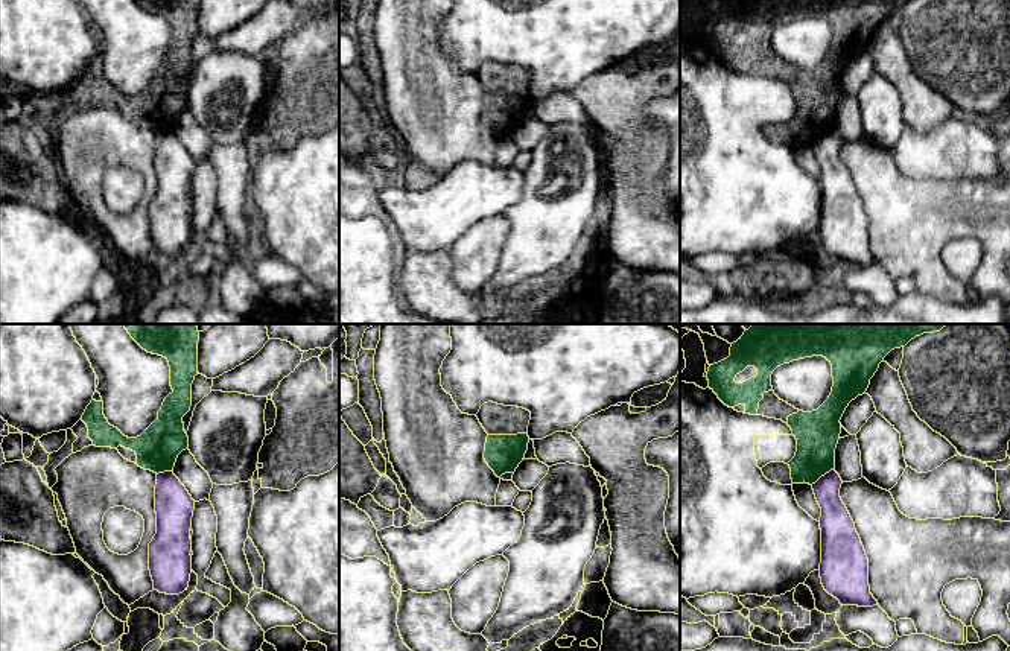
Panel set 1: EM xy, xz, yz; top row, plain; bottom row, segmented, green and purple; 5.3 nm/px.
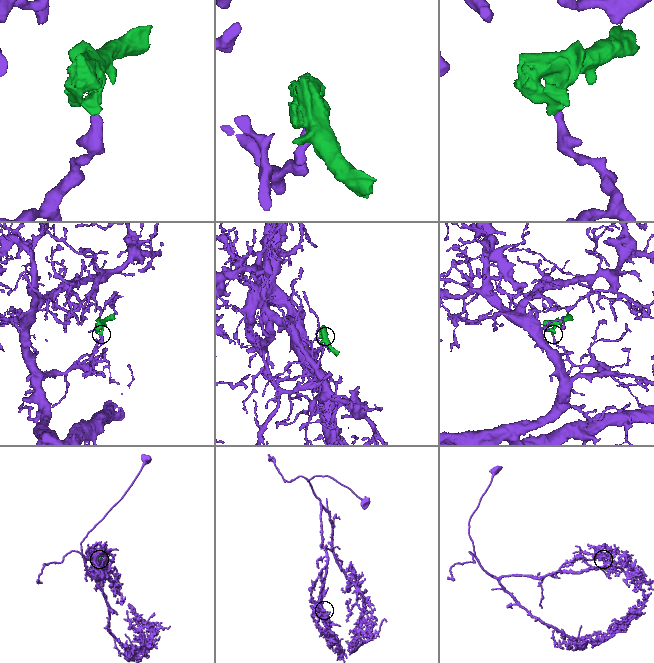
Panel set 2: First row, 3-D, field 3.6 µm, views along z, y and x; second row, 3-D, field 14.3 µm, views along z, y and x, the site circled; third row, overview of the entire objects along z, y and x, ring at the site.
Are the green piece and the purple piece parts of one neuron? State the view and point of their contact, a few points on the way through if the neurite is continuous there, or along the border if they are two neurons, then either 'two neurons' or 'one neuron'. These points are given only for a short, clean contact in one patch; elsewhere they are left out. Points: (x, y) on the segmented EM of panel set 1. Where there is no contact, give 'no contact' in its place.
yz (822, 475) | along yz (832, 469), (811, 484) | two neurons

